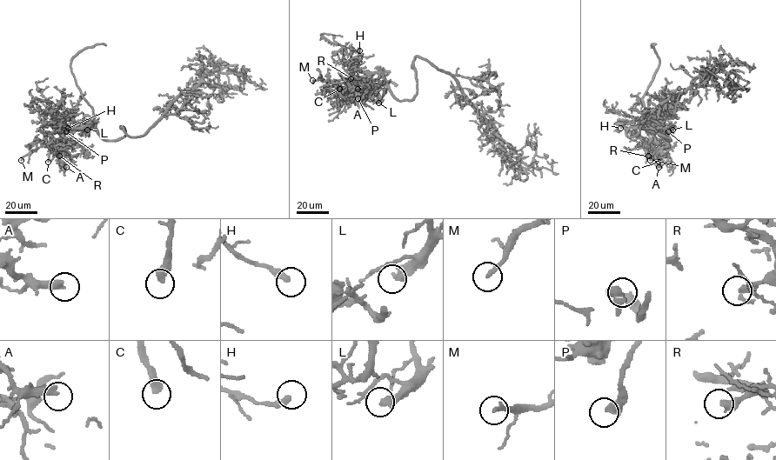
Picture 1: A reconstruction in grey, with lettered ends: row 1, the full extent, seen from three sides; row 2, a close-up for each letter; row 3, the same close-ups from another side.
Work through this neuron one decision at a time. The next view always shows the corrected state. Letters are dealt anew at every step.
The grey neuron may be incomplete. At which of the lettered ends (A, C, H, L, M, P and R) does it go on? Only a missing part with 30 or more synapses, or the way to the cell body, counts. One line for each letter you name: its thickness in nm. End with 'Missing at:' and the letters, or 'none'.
C: 440 nm thick
P: 420 nm thick
R: 400 nm thick
Missing at: C, P, R

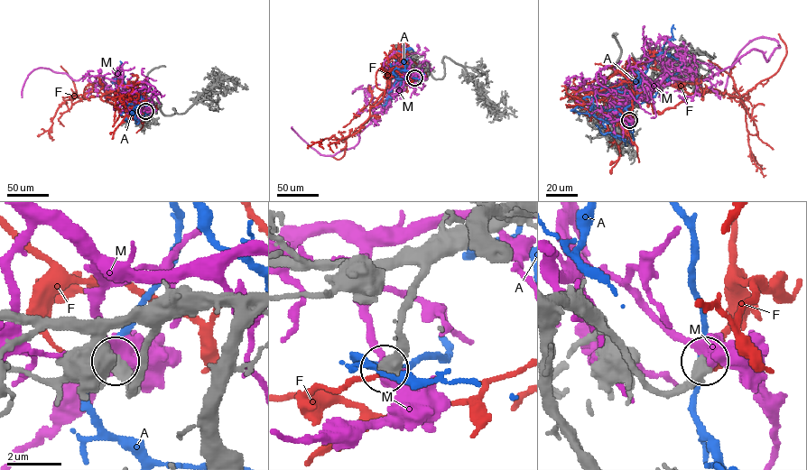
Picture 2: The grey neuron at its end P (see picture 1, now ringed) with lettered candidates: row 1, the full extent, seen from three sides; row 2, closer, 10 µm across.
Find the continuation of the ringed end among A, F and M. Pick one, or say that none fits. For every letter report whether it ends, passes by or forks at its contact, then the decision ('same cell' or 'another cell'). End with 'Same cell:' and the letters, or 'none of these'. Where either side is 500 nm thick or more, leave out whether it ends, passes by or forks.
A: it passes by; another cell
F: another cell
M: another cell
Same cell: none of these

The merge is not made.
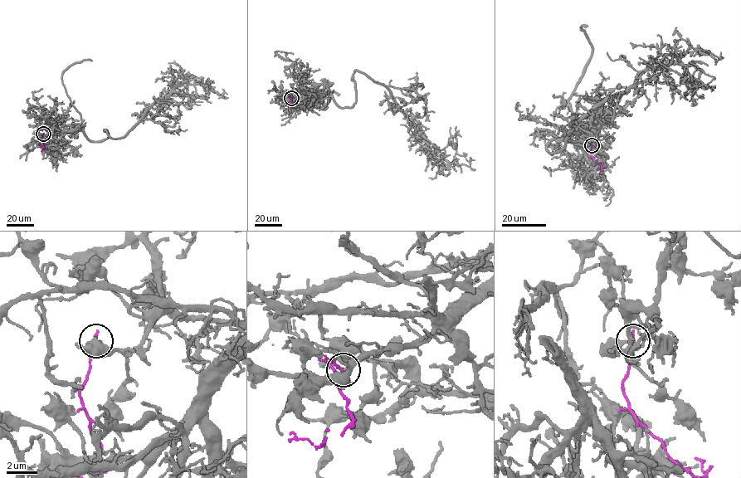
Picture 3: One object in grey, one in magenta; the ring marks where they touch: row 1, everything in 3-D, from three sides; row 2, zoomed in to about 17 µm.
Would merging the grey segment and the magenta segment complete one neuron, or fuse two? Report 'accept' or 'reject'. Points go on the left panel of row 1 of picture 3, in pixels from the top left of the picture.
reject

